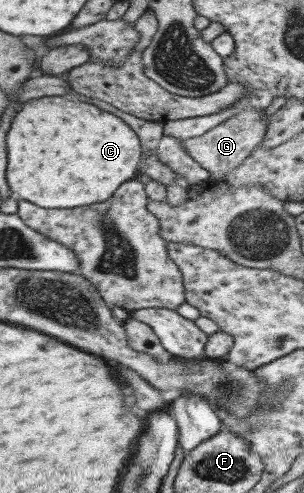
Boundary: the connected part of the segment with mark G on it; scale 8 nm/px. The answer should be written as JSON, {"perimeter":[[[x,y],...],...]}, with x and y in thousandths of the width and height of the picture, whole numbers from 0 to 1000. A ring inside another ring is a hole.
{"perimeter":[[[809,217],[770,233],[757,233],[750,241],[737,241],[730,249],[704,256],[671,272],[592,282],[599,298],[612,312],[625,314],[658,339],[684,347],[684,365],[737,367],[737,351],[783,339],[822,308],[849,298],[868,268],[875,268],[875,247],[882,237],[868,237],[862,221],[829,221]],[[862,231],[862,241],[855,241]]]}

